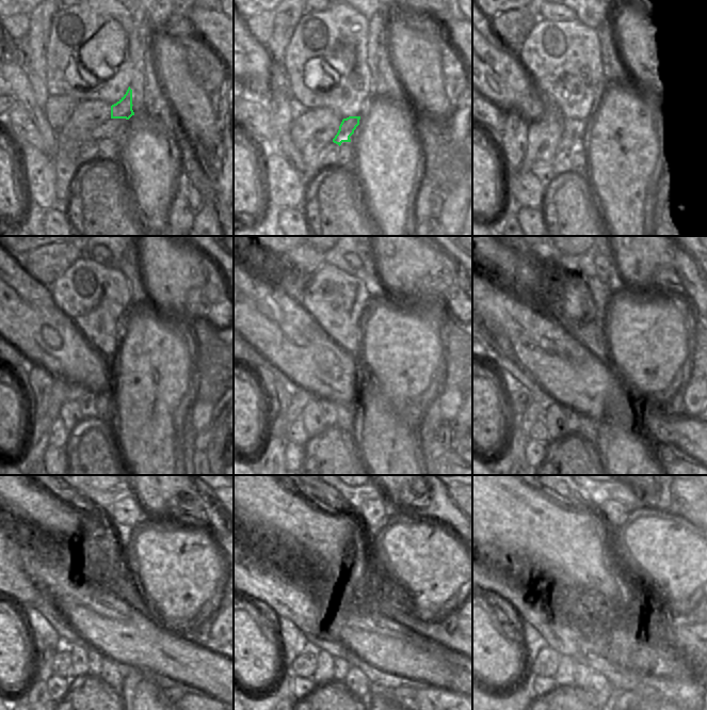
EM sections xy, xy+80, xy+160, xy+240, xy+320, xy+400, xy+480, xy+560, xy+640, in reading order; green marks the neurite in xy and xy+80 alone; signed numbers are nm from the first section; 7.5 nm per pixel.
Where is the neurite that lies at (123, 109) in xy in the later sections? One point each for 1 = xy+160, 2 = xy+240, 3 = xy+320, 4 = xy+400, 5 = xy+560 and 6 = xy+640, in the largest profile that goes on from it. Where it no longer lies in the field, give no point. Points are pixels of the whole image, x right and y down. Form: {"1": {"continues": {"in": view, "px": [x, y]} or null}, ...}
{"1": {"continues": {"in": "xy+160", "px": [574, 130]}}, "2": {"continues": {"in": "xy+240", "px": [74, 392]}}, "3": {"continues": {"in": "xy+320", "px": [300, 396]}}, "4": {"continues": {"in": "xy+400", "px": [536, 410]}}, "5": {"continues": {"in": "xy+560", "px": [284, 689]}}, "6": {"continues": {"in": "xy+640", "px": [519, 692]}}}

